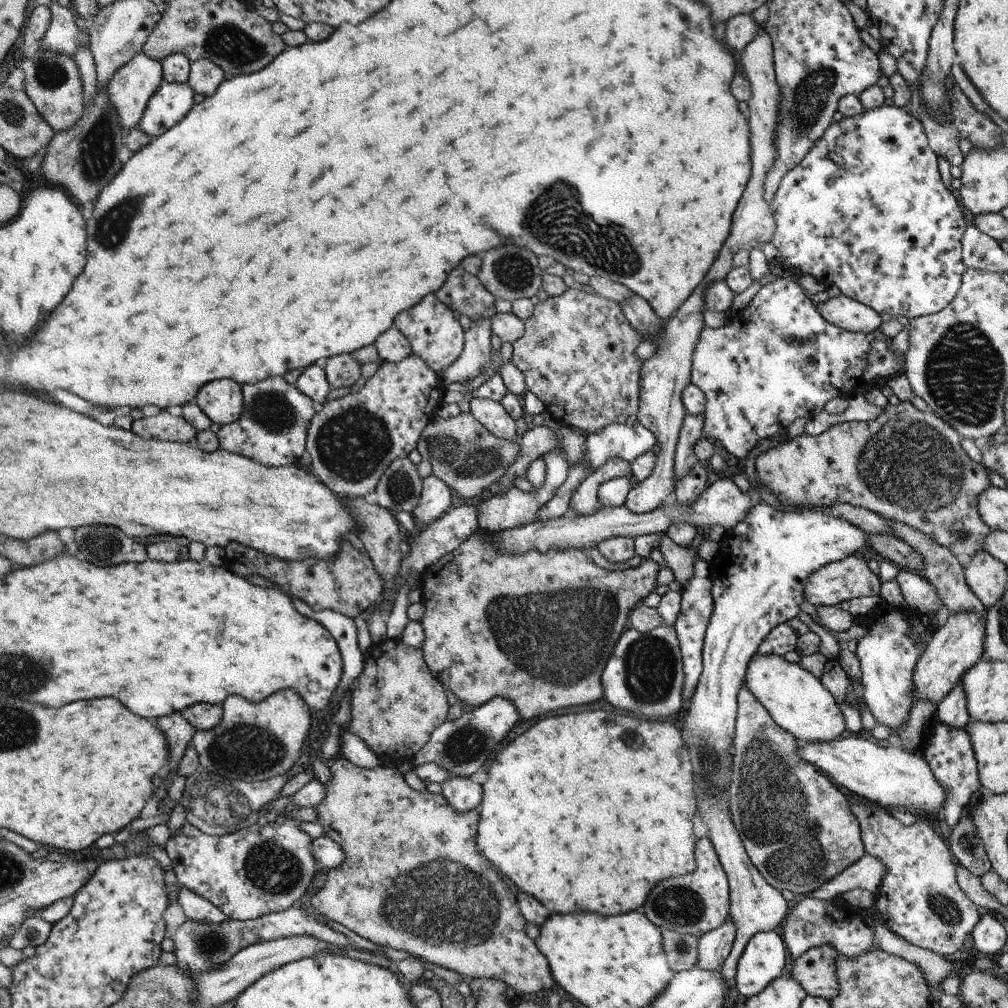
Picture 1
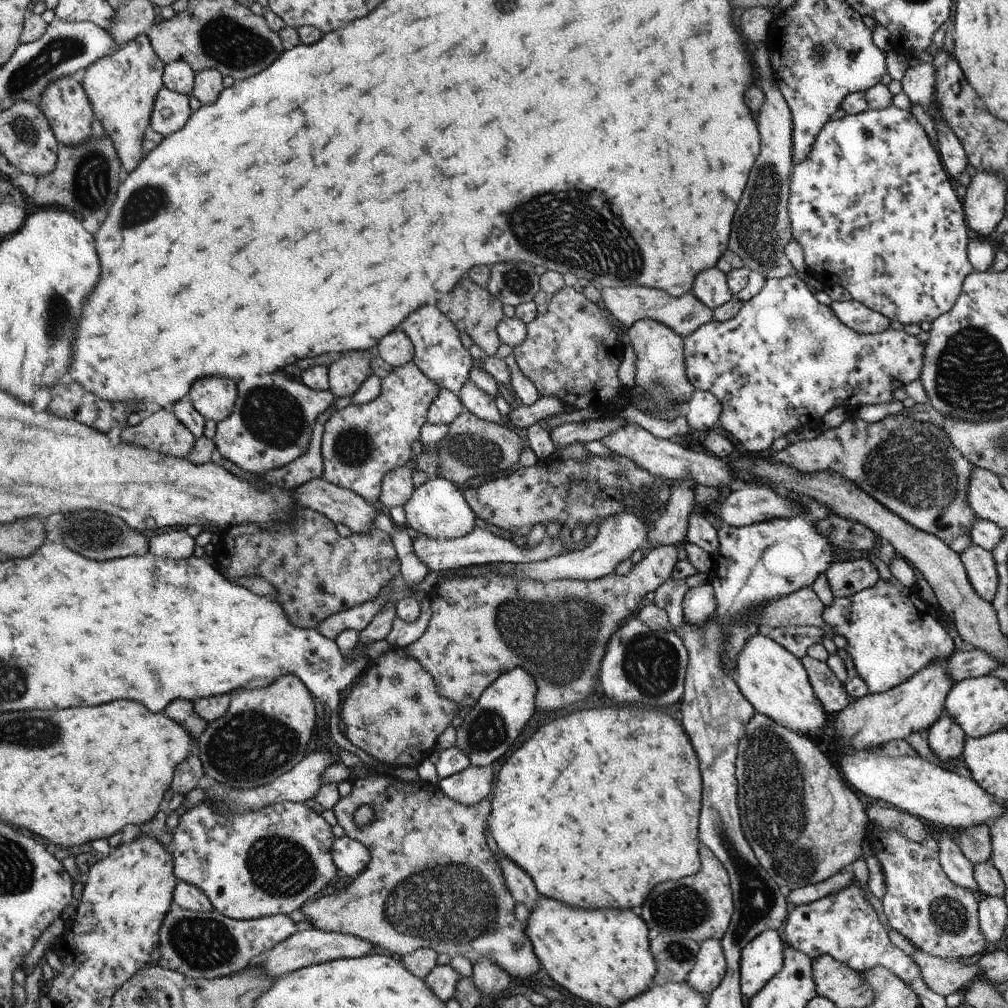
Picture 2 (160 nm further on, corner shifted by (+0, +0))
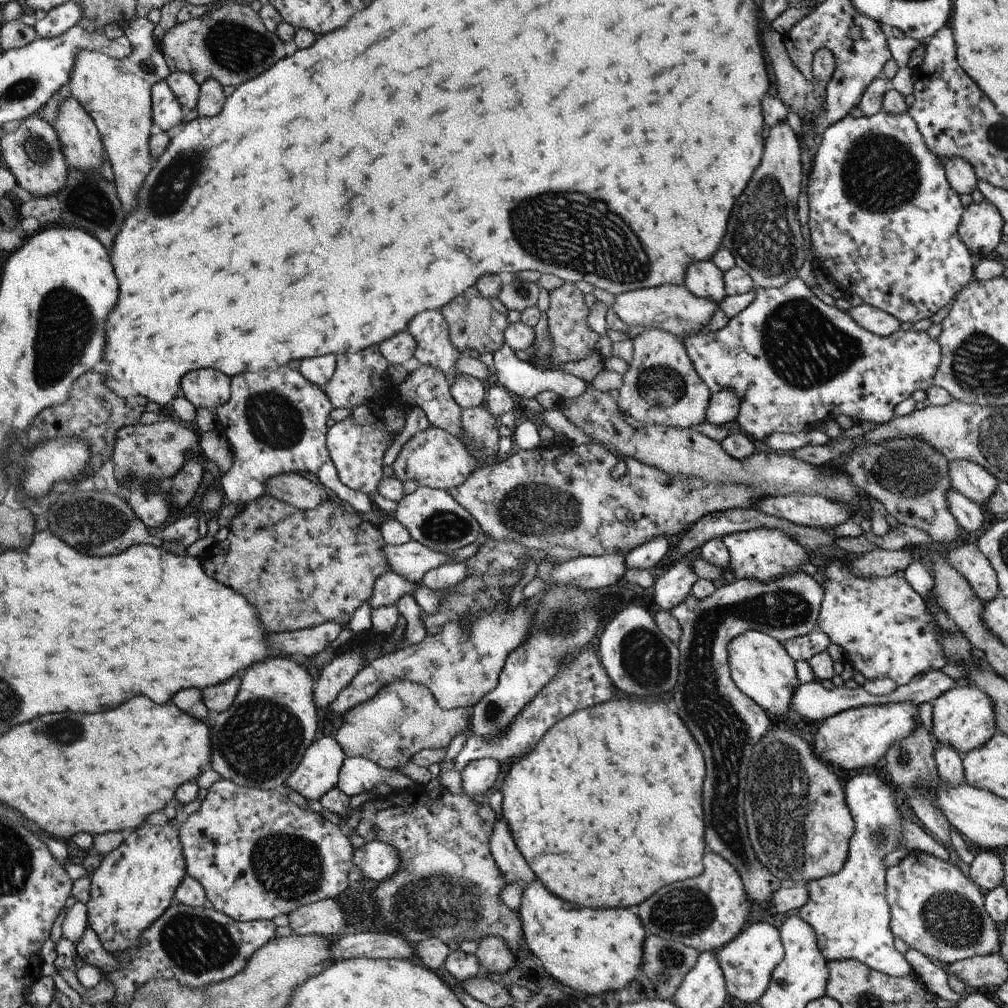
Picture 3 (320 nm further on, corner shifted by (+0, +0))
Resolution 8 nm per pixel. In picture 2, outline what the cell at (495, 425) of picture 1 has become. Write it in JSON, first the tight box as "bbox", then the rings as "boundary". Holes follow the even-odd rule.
{"bbox":[458,381,502,423],"boundary":[[[472,381],[465,383],[458,396],[465,410],[481,419],[500,423],[502,415],[495,400],[487,392],[480,390]]]}

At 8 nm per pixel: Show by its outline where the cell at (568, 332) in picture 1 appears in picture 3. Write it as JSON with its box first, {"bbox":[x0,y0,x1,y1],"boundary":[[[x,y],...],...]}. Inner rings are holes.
{"bbox":[547,282,600,368],"boundary":[[[564,282],[558,288],[549,292],[550,305],[547,311],[549,331],[554,342],[552,350],[552,368],[559,364],[588,357],[590,351],[595,351],[600,335],[588,326],[589,310],[585,303],[585,294],[574,283]]]}

